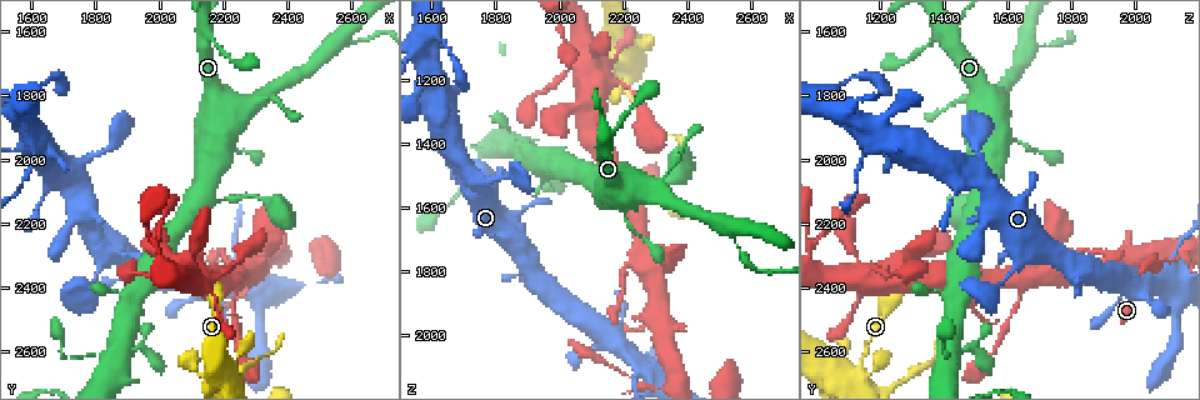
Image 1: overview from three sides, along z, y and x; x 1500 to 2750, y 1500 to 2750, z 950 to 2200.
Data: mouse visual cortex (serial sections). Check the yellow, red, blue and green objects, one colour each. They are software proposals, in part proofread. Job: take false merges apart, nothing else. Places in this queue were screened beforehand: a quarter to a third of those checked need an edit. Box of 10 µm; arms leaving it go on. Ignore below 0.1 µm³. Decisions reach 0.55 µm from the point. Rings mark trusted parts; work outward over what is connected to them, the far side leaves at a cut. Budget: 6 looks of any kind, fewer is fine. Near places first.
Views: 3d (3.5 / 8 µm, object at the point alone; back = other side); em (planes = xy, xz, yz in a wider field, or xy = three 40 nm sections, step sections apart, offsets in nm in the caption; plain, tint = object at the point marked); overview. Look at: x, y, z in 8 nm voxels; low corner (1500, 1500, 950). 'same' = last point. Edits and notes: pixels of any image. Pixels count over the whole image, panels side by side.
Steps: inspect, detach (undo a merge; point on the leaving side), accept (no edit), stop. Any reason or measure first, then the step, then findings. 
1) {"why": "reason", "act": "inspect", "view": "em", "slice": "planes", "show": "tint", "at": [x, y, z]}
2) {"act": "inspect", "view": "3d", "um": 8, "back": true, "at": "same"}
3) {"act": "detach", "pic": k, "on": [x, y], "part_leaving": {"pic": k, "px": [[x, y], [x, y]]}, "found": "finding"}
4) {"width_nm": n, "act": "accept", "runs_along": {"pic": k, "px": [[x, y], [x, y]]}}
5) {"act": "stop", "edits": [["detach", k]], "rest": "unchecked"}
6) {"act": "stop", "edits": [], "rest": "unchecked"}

{"act": "inspect", "view": "em", "slice": "xy", "step": 3, "show": "tint", "at": [2190, 2660, 1150]}

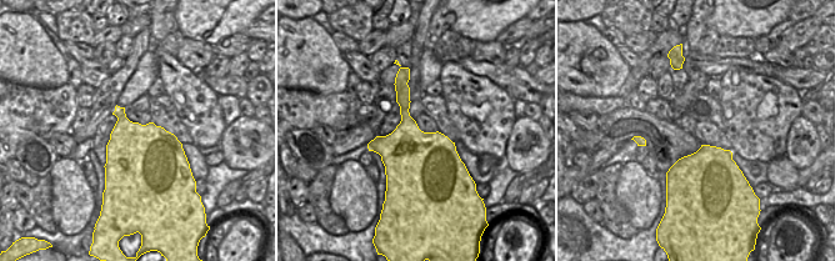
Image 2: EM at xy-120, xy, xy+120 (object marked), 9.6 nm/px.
{"why": "wider look", "act": "inspect", "view": "3d", "um": 3.5, "at": "same"}

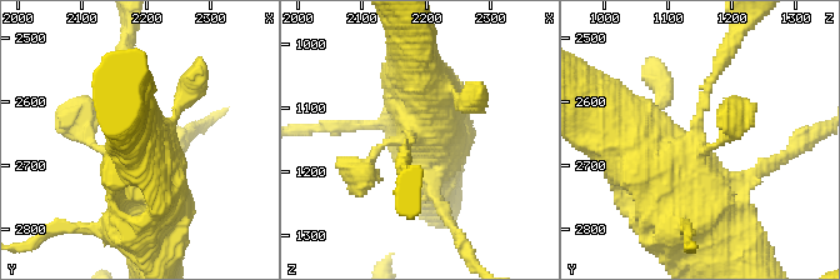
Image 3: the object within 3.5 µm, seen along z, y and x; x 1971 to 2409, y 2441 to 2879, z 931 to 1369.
{"act": "accept", "runs_along": {"pic": 3, "px": [[710, 83], [685, 155], [615, 118]]}, "found": "all the same cell"}

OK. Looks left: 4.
{"why": "arms part here", "act": "inspect", "view": "3d", "um": 3.5, "at": [1590, 1910, 1220]}

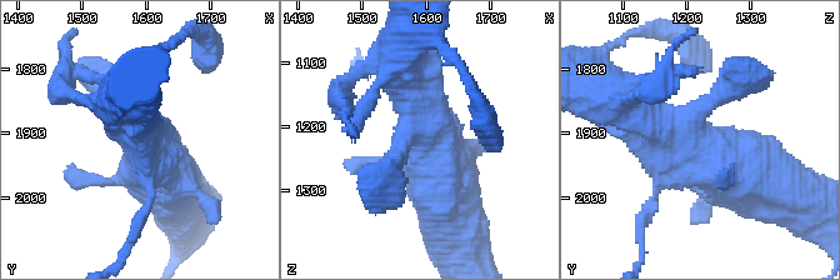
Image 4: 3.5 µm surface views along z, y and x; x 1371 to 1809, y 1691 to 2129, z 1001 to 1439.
{"why": "need the tissue", "act": "inspect", "view": "em", "slice": "xy", "step": 5, "show": "tint", "at": [1595, 1910, 1220]}

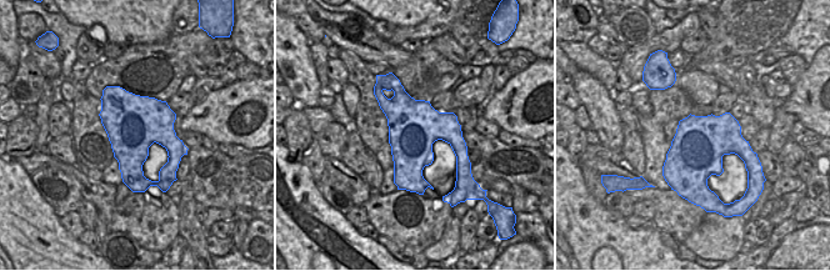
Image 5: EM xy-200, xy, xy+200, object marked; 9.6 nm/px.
{"act": "accept", "runs_along": {"pic": 4, "px": [[765, 179], [634, 109]]}, "found": "all the same cell"}

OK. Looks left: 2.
{"why": "three arms meet", "act": "inspect", "view": "3d", "um": 3.5, "at": [2150, 1600, 1410]}

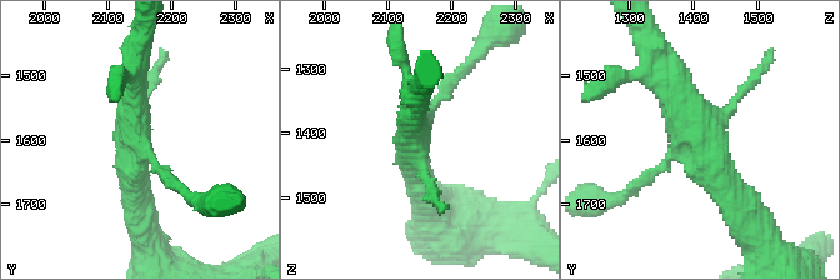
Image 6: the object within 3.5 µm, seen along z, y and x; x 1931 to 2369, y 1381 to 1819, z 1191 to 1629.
{"why": "now the EM", "act": "inspect", "view": "em", "slice": "planes", "show": "tint", "at": [2145, 1605, 1410]}

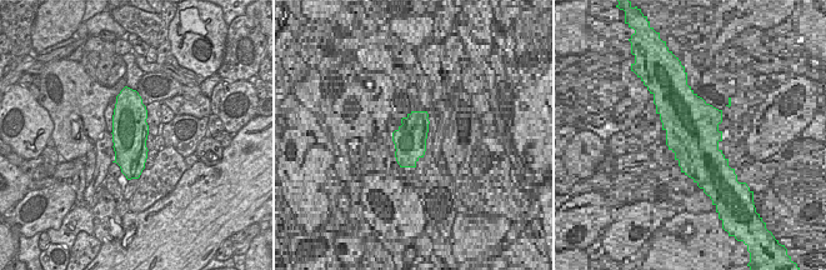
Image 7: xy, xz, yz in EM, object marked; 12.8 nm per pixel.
{"act": "accept", "runs_along": {"pic": 6, "px": [[743, 211], [689, 108], [653, 78]]}, "found": "continuous, no second cell"}

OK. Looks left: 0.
{"act": "stop", "edits": [], "rest": "unchecked"}

